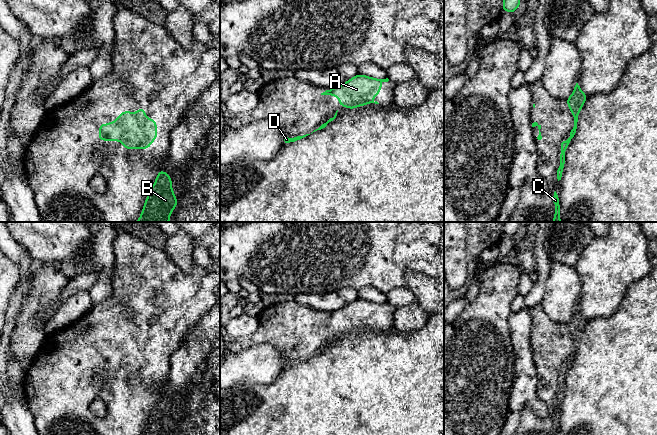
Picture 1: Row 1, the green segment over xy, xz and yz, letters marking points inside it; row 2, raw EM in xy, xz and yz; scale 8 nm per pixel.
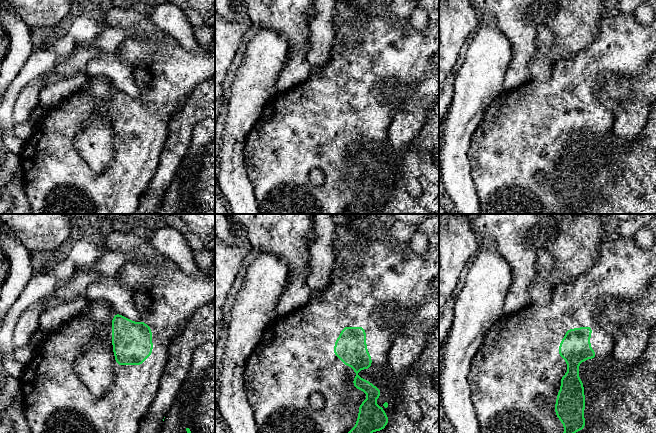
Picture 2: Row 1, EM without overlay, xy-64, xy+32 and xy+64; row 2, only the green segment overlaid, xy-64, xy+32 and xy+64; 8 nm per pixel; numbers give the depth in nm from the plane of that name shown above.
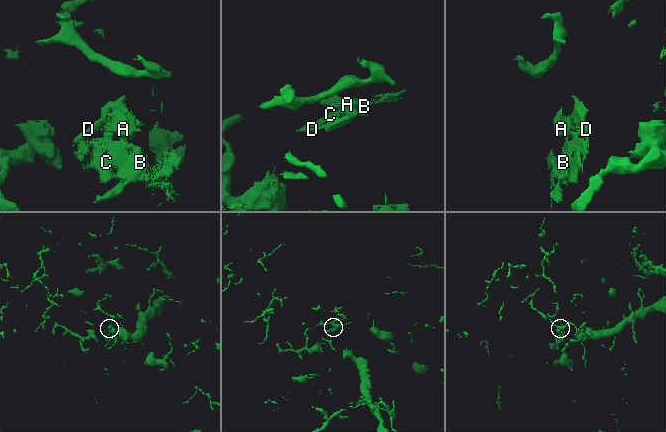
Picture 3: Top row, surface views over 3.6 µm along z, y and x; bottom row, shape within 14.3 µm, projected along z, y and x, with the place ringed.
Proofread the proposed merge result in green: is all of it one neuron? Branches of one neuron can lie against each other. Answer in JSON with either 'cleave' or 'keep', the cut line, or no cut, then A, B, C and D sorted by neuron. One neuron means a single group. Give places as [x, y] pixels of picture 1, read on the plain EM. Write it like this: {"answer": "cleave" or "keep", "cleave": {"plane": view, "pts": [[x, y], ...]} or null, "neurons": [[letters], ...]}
{"answer": "keep", "cleave": null, "neurons": [["A", "B", "C", "D"]]}

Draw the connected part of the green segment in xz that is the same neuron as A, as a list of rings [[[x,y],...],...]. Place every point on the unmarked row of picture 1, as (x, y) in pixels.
[[[358,297],[344,308],[326,314],[321,319],[338,320],[340,322],[339,331],[346,330],[351,334],[368,327],[379,328],[373,323],[373,320],[380,318],[381,307],[388,305],[388,302],[375,303]]]

